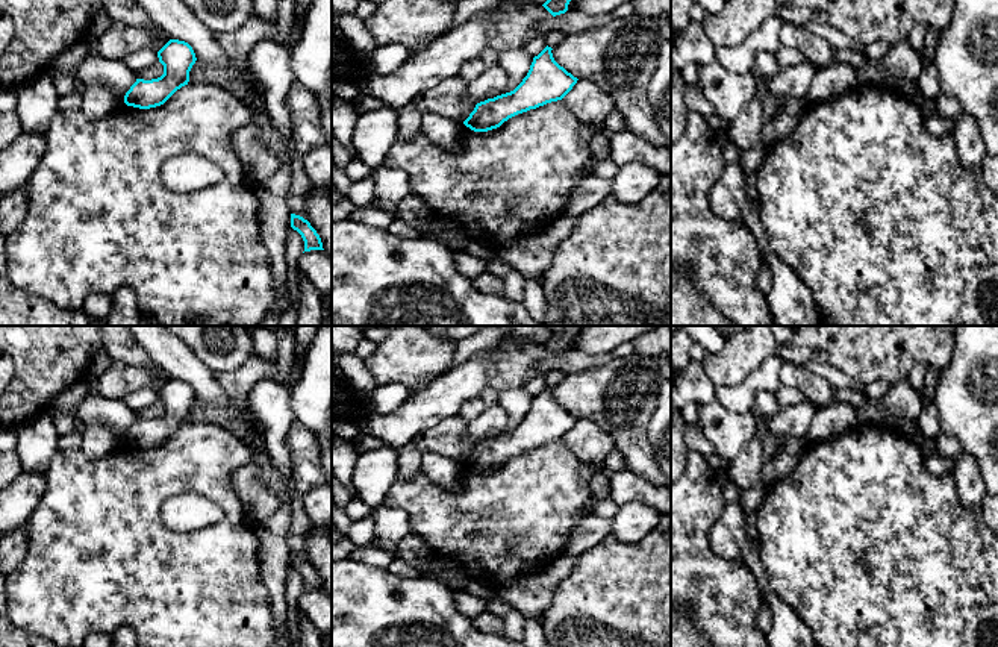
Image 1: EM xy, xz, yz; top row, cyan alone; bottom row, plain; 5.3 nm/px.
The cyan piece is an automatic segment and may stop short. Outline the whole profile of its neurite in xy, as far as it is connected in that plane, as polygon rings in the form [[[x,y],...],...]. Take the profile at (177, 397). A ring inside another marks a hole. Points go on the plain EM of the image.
[[[170,379],[159,391],[164,414],[157,418],[136,418],[124,435],[127,445],[150,449],[164,444],[177,429],[188,424],[189,411],[197,397],[192,386],[179,379]]]

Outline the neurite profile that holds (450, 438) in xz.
[[[459,415],[445,418],[438,426],[412,439],[413,445],[424,452],[436,452],[451,459],[465,461],[476,447],[468,435],[468,421]]]

